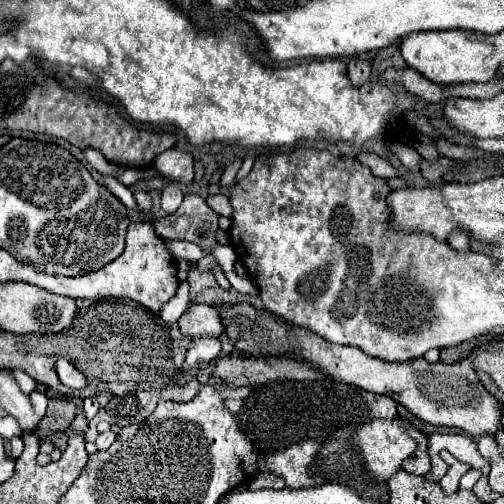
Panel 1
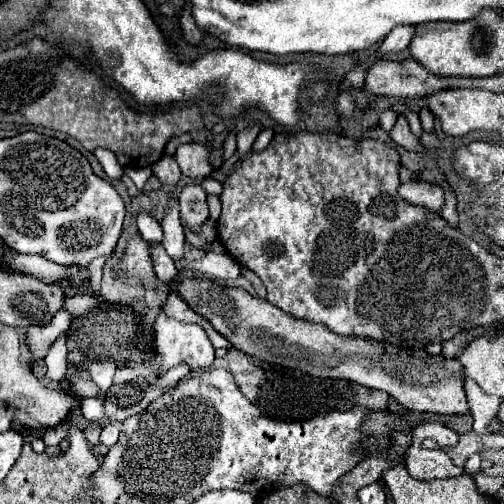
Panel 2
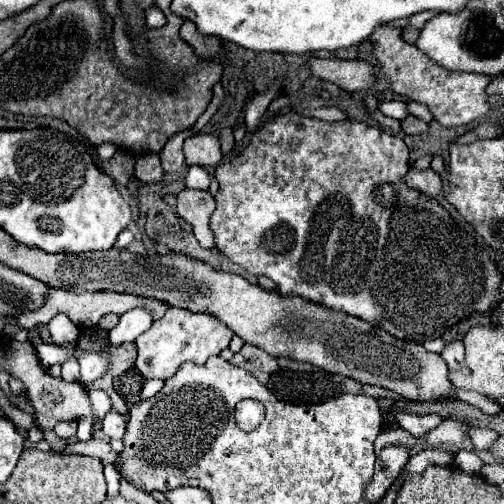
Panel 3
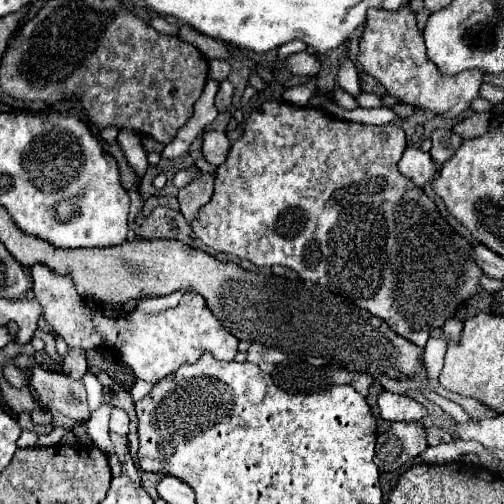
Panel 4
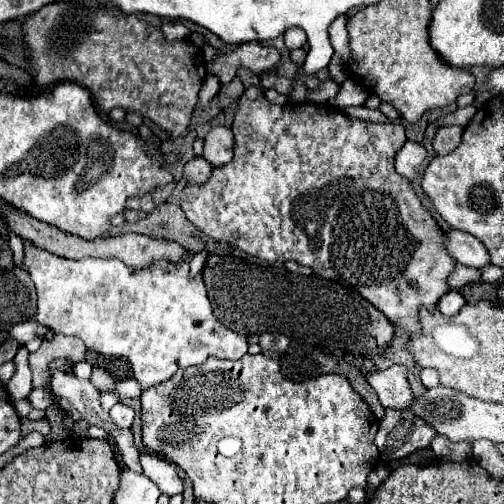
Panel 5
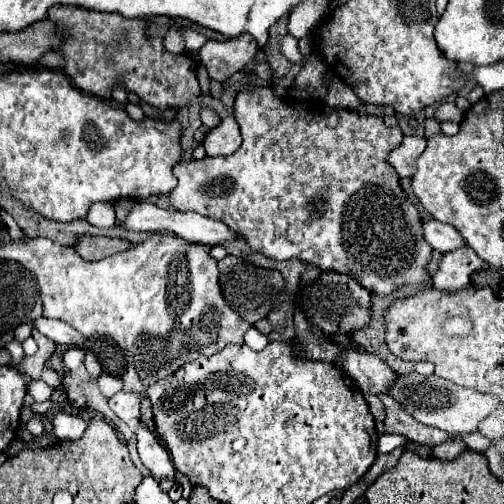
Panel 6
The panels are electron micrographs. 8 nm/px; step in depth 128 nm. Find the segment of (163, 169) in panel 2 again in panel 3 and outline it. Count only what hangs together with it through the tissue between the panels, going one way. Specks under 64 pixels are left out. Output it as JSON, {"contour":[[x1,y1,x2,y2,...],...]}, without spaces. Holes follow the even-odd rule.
{"contour":[[190,130,180,132,180,134,174,134,174,136,166,142,166,146,164,146,164,154,160,154,164,172,176,172,178,168,182,168,182,164,184,164,182,144,184,144,184,140,186,140,188,136,192,136]]}

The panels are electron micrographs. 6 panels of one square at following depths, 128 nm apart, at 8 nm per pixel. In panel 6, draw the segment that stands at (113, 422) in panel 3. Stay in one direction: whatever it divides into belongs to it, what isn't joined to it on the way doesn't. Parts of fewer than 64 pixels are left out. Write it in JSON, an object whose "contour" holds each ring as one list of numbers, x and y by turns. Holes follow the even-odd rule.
{"contour":[[120,392,108,400,110,408,116,412,116,416,122,422,136,422,140,418,140,398,138,394,132,392]]}

